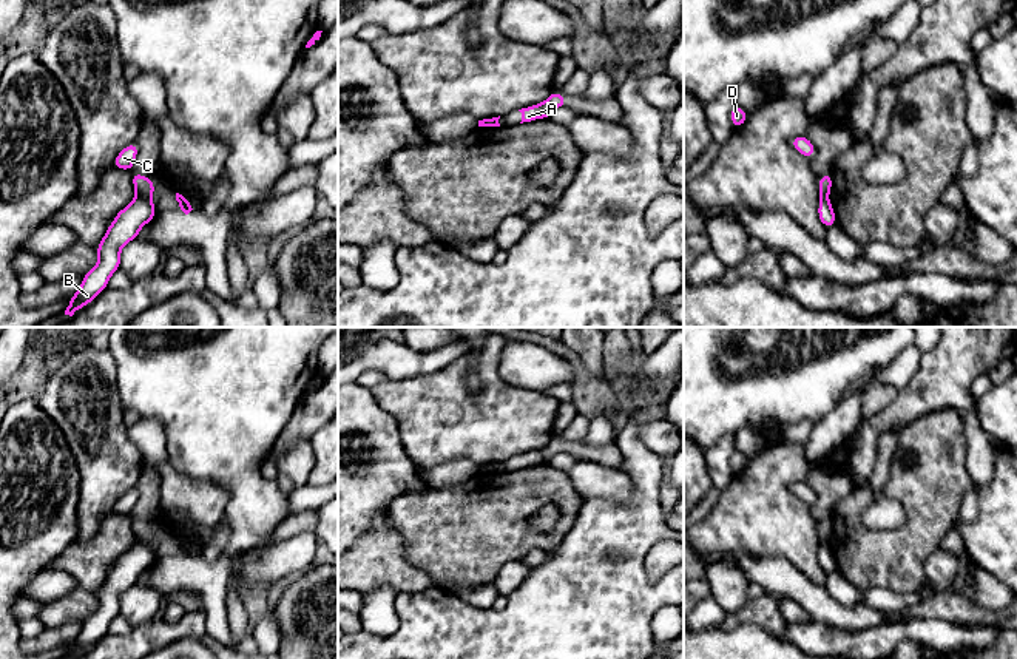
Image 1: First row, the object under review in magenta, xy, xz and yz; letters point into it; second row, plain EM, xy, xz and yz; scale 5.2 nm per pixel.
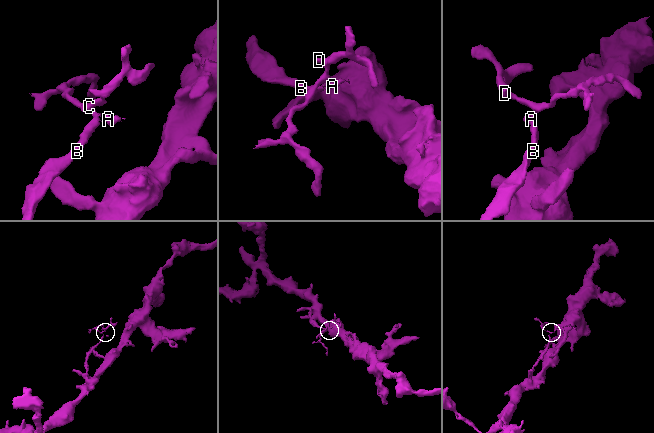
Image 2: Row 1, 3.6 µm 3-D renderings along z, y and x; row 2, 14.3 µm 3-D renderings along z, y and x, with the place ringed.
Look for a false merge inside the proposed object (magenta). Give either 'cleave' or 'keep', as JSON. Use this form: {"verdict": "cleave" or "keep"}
{"verdict": "cleave"}

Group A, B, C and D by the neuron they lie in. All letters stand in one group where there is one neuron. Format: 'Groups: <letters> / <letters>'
Groups: A C D / B

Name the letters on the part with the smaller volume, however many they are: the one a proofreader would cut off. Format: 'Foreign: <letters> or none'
Foreign: A, C, D

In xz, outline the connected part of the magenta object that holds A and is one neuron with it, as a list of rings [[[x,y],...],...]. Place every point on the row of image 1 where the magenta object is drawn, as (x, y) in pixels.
[[[552,91],[545,102],[519,110],[522,113],[520,123],[531,122],[536,119],[549,119],[551,113],[556,108],[565,106],[566,97],[568,96],[563,96],[563,94],[559,94],[557,91]]]

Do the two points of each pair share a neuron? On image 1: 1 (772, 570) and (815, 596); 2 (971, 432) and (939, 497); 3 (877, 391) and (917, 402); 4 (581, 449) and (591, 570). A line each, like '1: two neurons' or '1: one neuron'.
1: one neuron
2: two neurons
3: two neurons
4: two neurons

